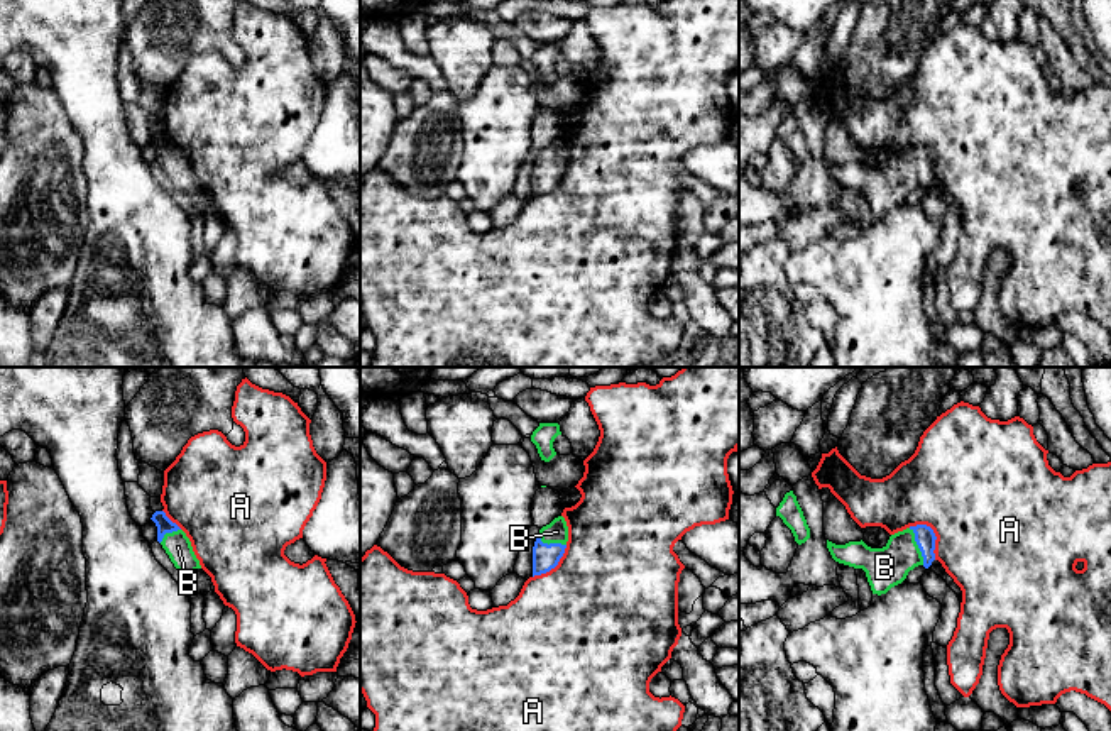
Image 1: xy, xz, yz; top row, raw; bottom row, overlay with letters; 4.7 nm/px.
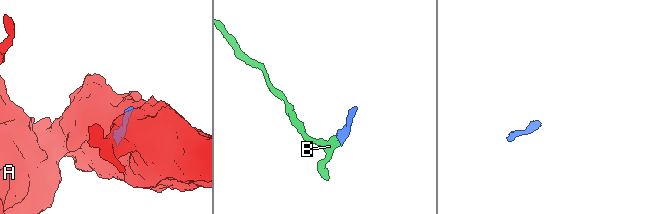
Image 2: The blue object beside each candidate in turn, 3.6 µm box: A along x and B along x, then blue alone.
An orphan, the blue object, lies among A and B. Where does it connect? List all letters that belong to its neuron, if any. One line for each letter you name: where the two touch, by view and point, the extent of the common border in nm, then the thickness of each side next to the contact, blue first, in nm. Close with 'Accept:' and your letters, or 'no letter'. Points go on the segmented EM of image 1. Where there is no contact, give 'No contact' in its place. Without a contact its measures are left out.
B: Touches blue at yz (919, 547). Shared border 190 nm. Thickness 100 nm (blue) against 190 nm
Accept: B

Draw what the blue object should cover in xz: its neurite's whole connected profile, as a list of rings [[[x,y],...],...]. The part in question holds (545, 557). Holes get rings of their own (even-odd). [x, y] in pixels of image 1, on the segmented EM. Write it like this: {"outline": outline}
{"outline": [[[563,516],[555,518],[539,530],[533,547],[533,577],[555,569],[565,553],[568,526]]]}

